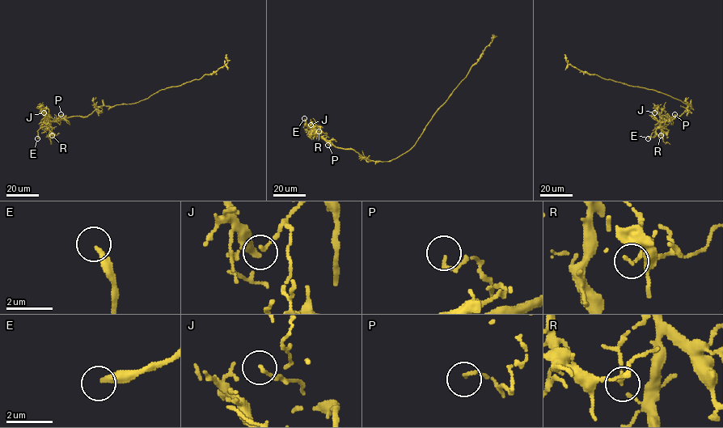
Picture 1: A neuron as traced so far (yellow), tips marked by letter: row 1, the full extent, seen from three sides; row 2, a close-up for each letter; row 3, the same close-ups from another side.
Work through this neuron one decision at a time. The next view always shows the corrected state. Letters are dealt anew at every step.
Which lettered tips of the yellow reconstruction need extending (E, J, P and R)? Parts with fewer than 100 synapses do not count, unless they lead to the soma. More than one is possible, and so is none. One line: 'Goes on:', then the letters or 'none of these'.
Goes on: E

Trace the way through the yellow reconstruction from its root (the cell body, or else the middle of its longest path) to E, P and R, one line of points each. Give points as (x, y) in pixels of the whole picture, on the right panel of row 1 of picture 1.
E: (673, 97), (690, 103), (691, 107), (679, 116), (663, 121), (653, 129), (654, 135), (648, 138)
P: (673, 97), (691, 104), (679, 116), (671, 120), (674, 114)
R: (673, 97), (690, 103), (691, 107), (679, 116), (660, 124), (661, 135)

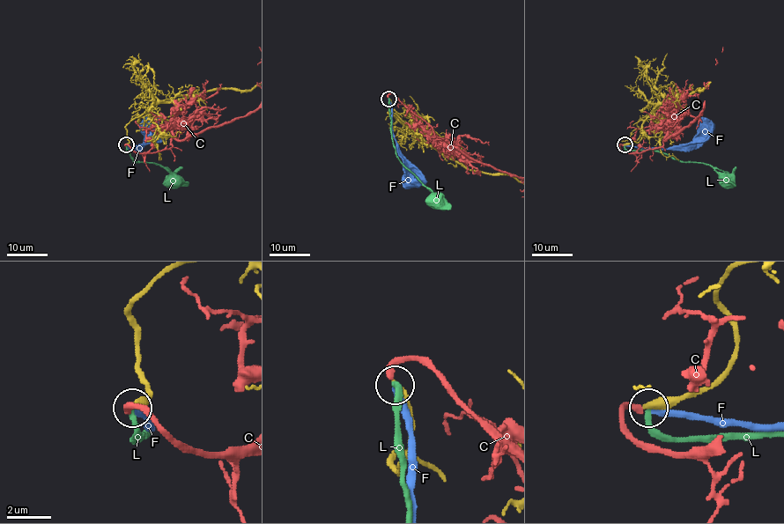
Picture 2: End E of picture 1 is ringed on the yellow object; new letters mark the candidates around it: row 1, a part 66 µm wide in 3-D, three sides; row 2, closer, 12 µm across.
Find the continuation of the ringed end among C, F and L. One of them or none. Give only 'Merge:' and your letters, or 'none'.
Merge: none

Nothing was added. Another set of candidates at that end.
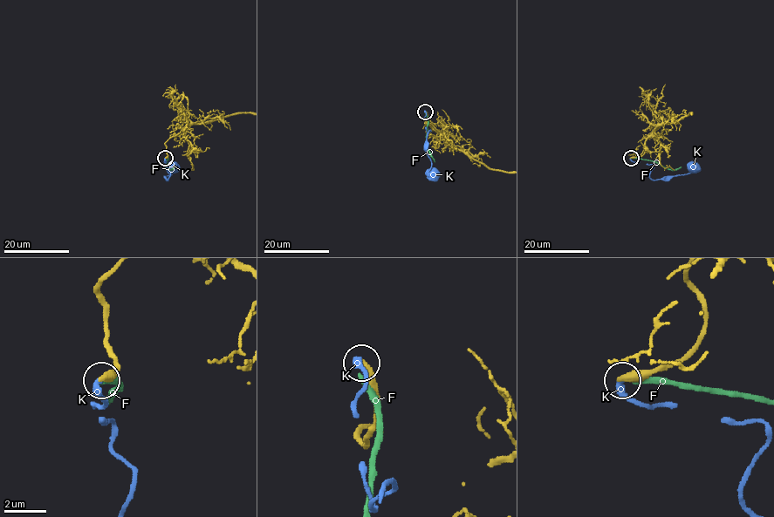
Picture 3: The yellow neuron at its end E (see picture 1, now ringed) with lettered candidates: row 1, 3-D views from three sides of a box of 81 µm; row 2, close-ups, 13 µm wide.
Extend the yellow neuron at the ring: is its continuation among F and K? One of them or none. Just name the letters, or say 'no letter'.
K

